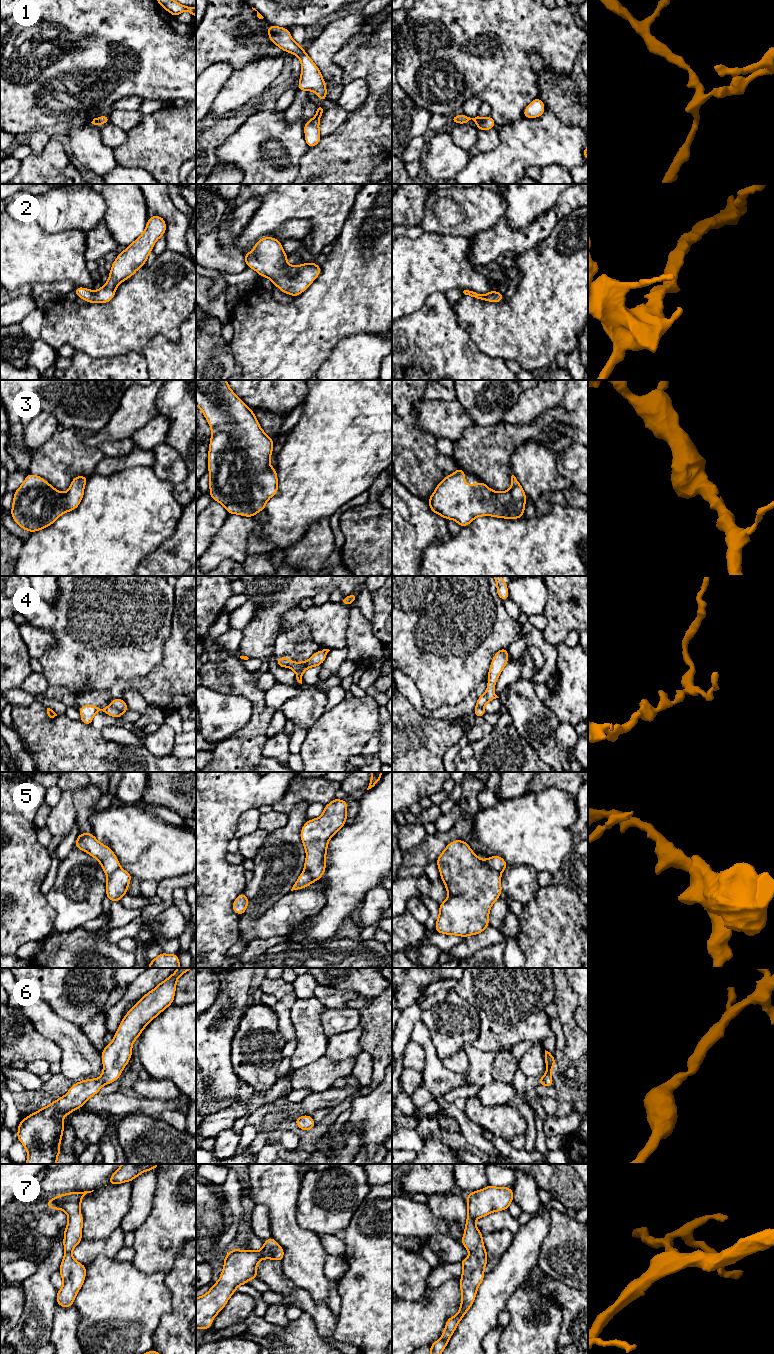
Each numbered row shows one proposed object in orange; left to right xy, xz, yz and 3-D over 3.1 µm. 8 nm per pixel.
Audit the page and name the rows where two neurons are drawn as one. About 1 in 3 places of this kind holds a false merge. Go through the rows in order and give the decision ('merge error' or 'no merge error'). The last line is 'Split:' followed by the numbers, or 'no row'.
1: no merge error
2: no merge error
3: no merge error
4: merge error
5: merge error
6: no merge error
7: no merge error
Split: 4, 5

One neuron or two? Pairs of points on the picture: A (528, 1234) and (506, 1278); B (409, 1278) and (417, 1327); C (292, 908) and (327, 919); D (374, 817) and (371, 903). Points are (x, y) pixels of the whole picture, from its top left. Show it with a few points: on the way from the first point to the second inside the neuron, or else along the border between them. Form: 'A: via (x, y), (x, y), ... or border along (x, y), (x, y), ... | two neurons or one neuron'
A: via (526, 1245), (523, 1254), (513, 1267) | one neuron
B: border along (426, 1286), (418, 1299), (402, 1298) | two neurons
C: border along (324, 894), (325, 905), (293, 928) | two neurons
D: border along (381, 884), (373, 887), (363, 898) | two neurons

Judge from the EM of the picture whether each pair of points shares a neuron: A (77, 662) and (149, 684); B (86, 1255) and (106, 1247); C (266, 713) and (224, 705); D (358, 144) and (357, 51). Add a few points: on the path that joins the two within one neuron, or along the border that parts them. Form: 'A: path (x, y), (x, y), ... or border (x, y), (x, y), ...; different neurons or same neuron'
A: border (153, 668), (143, 678), (119, 679), (110, 688); different neurons
B: path (91, 1250), (101, 1247); same neuron
C: border (235, 694), (252, 706), (250, 720), (239, 730); different neurons
D: path (376, 121), (376, 74); same neuron

